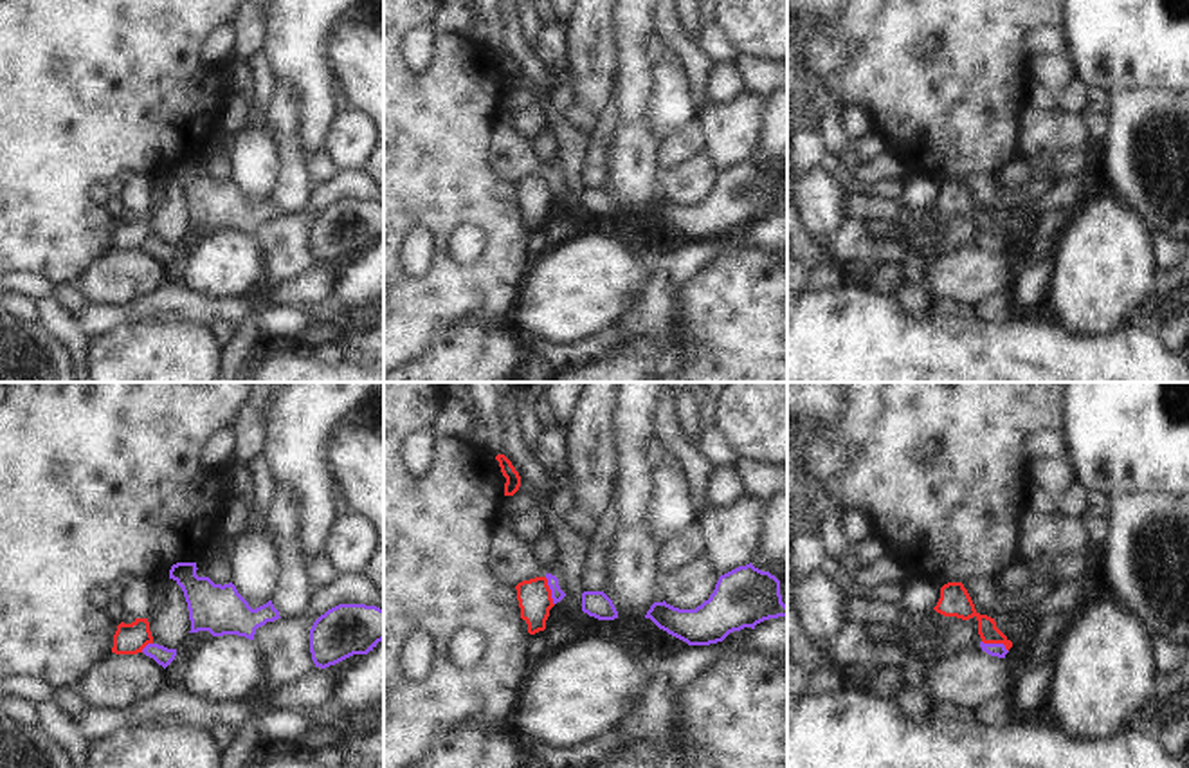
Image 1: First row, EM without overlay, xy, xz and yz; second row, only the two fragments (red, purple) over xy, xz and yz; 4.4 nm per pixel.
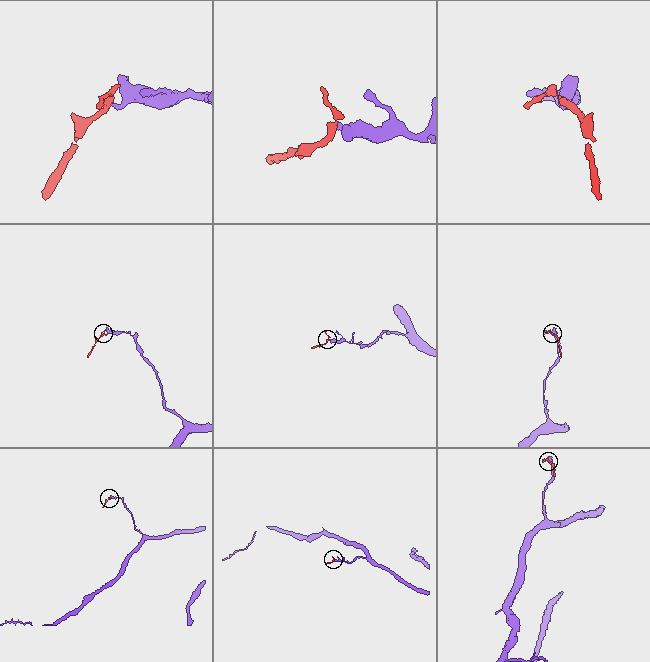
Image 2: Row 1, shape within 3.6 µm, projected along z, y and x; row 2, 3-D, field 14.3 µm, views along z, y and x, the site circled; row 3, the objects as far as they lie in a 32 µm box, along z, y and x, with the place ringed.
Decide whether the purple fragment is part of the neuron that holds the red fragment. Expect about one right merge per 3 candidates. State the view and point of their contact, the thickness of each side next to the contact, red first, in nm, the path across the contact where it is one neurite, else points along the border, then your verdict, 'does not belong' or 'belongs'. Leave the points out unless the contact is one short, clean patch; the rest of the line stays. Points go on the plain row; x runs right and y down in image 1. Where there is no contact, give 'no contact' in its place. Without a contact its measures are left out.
yz (997, 238) | 130/60 nm | along yz (982, 237), (1002, 240), (1007, 247) | does not belong

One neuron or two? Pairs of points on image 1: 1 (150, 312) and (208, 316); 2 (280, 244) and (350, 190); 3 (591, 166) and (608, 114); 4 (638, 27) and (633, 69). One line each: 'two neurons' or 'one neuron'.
1: one neuron
2: one neuron
3: one neuron
4: one neuron

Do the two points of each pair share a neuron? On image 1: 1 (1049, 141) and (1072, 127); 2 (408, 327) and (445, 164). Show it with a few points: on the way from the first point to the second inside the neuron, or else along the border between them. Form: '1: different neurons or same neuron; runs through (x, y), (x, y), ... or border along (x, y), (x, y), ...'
1: same neuron; runs through (1054, 136), (1067, 132)
2: same neuron; runs through (453, 294), (492, 258), (492, 215), (487, 210)

